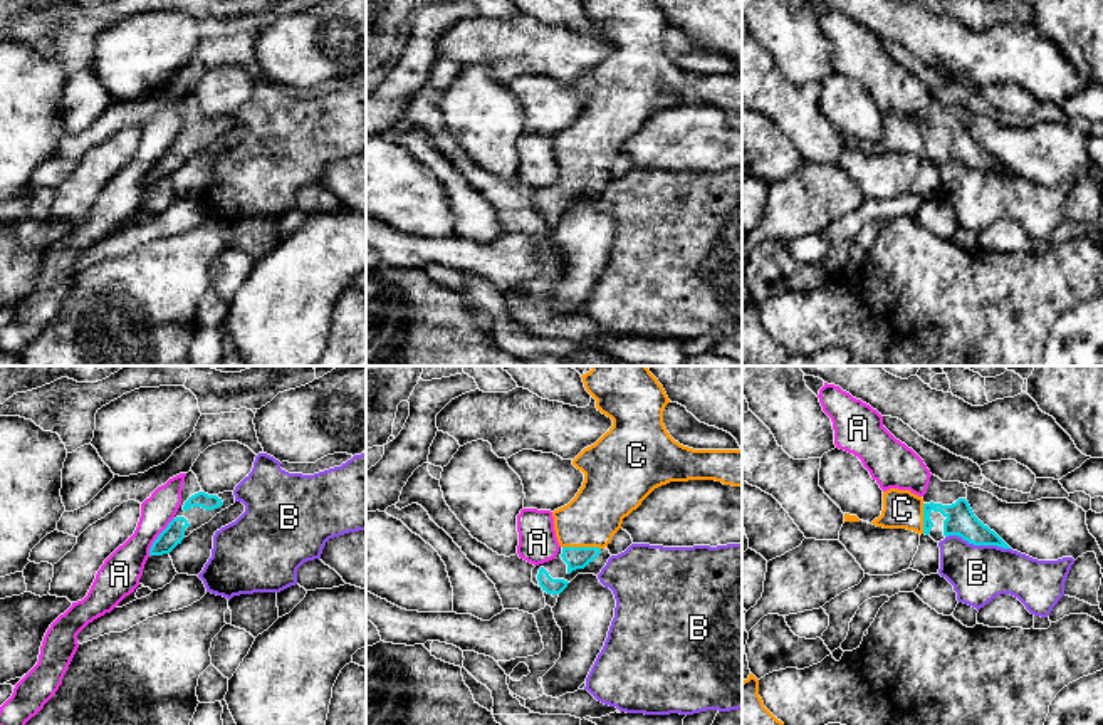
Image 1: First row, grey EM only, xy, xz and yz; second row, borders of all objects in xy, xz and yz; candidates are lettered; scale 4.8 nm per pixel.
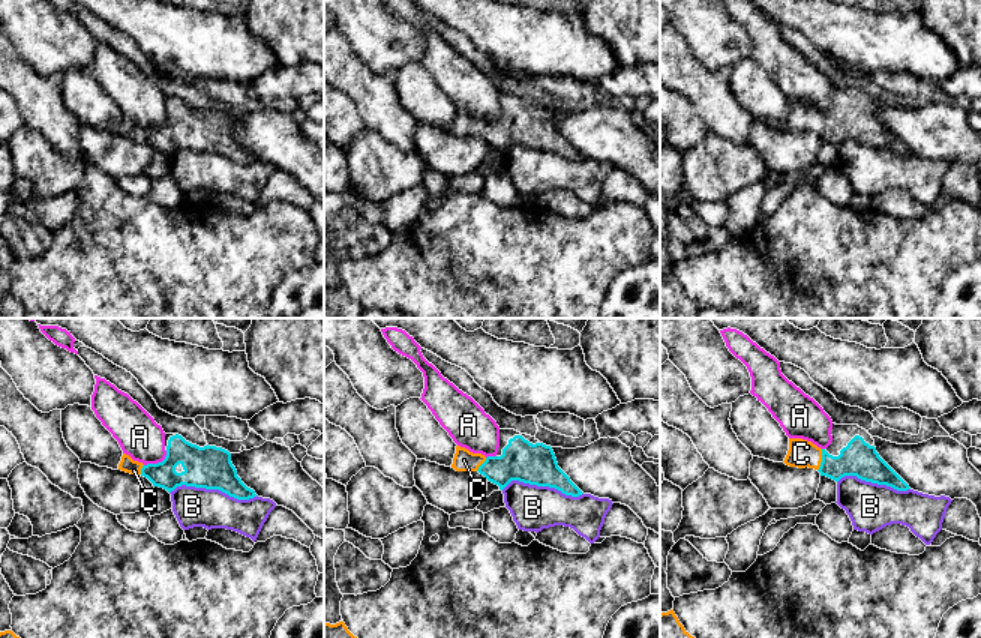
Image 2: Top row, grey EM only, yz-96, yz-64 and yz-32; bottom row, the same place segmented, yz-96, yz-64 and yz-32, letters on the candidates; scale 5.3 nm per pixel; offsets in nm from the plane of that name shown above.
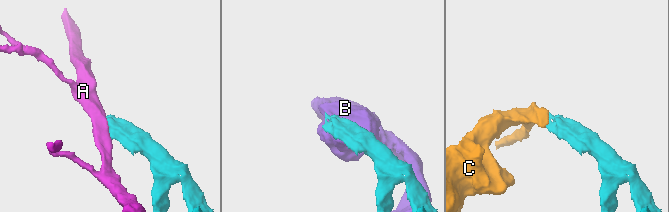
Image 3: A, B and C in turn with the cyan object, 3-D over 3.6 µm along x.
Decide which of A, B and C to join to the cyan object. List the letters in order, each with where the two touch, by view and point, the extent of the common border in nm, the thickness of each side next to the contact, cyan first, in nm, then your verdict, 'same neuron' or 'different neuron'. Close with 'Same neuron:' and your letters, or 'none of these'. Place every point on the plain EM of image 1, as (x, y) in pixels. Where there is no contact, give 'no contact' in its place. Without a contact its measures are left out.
A: meets cyan in xy at (158, 160); contact 220 nm long; 100 nm thick on the cyan side, 190 nm on the other; different neuron
B: meets cyan in yz at (977, 168); contact 320 nm long; 140 nm thick on the cyan side, 280 nm on the other; different neuron
C: meets cyan in xz at (581, 172); contact 180 nm long; 110 nm thick on the cyan side, 260 nm on the other; same neuron
Same neuron: C

